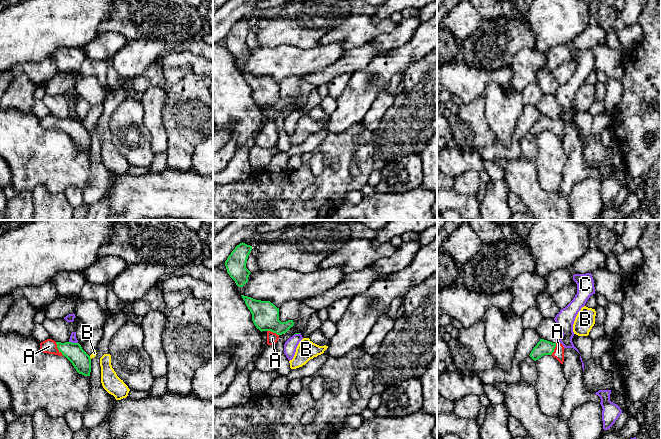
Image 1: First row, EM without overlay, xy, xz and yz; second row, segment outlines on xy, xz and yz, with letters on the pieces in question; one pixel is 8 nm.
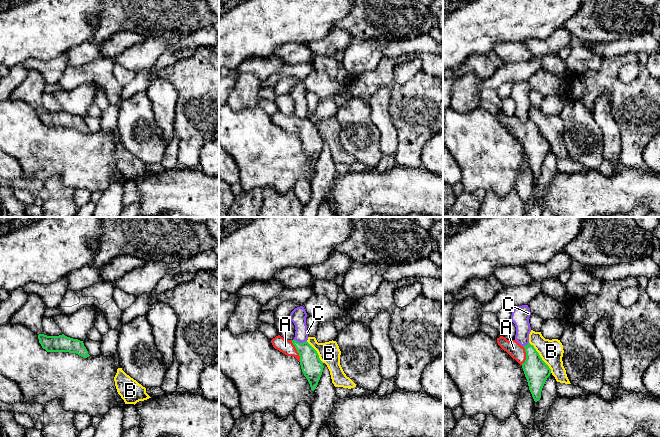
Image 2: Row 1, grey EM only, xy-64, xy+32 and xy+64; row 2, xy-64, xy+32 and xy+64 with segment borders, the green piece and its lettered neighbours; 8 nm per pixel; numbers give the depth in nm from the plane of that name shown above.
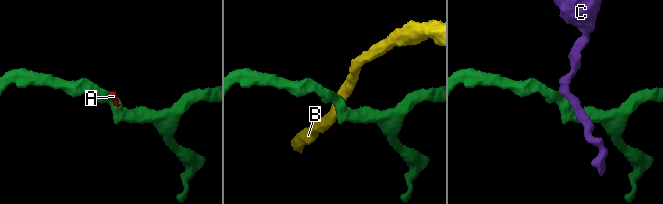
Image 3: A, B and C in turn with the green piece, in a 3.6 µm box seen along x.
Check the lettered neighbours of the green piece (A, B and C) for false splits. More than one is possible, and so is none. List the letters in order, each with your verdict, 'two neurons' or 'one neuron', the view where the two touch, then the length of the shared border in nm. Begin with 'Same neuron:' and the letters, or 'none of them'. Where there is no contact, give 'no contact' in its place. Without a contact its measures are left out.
Same neuron: A
A: one neuron; meets green in xy; contact 130 nm long
B: two neurons; meets green in xy; contact 30 nm long
C: two neurons; meets green in xy; contact 70 nm long

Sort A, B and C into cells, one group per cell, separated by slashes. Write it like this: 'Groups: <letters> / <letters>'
Groups: A / B / C

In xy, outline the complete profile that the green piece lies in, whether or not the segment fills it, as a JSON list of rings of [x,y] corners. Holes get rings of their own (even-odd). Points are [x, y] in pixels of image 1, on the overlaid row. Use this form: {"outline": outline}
{"outline": [[[47,339],[40,343],[40,349],[44,353],[65,356],[72,363],[79,374],[90,376],[91,358],[82,349],[79,343],[61,343],[55,342],[52,339]]]}

